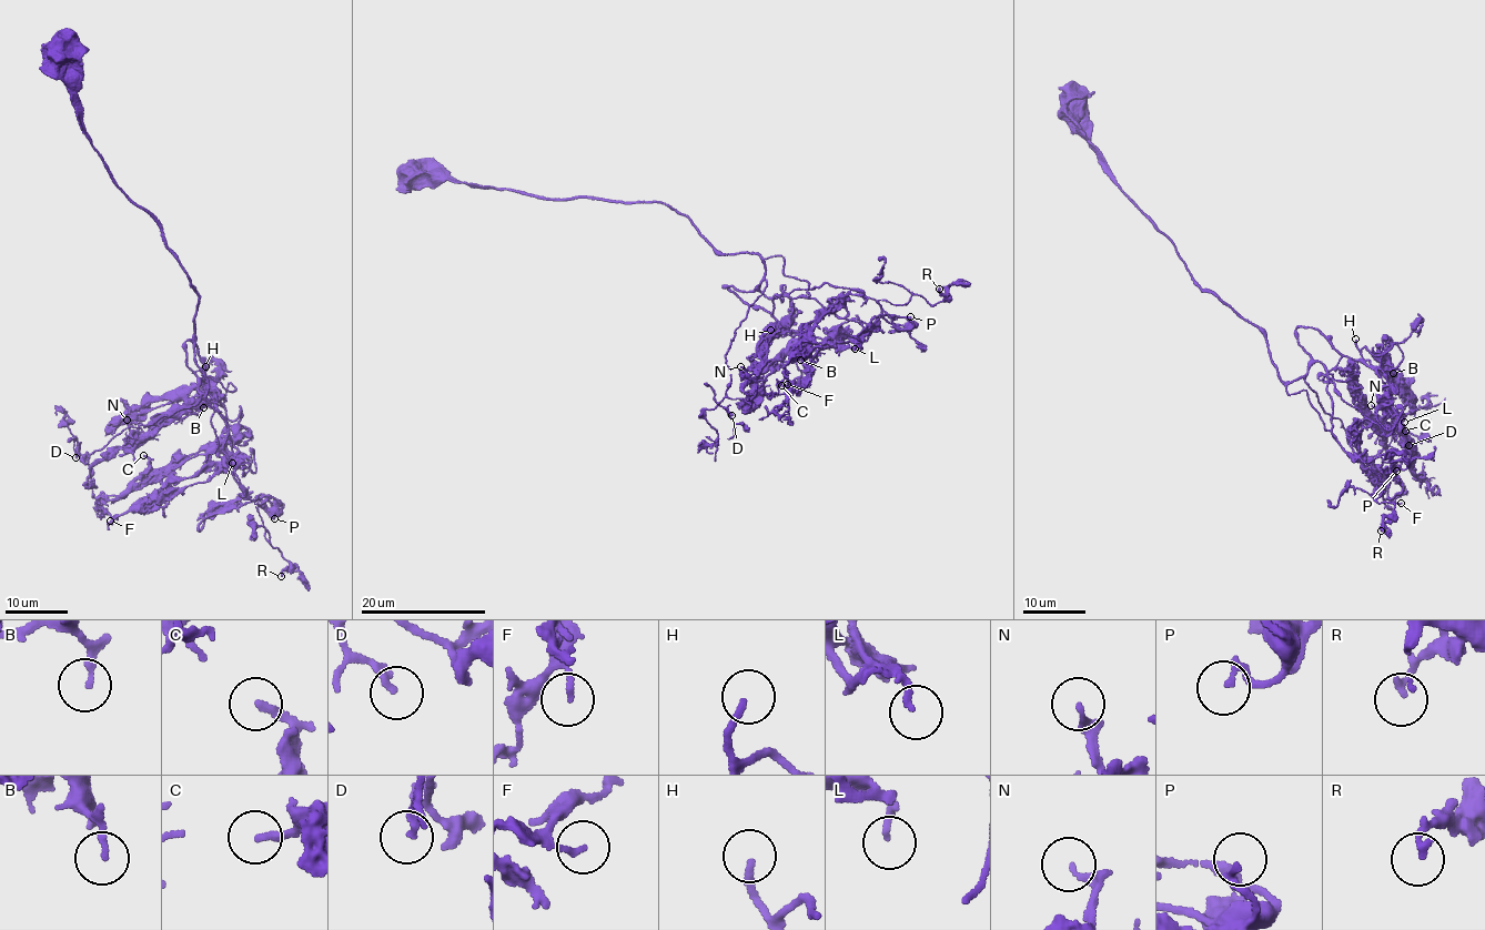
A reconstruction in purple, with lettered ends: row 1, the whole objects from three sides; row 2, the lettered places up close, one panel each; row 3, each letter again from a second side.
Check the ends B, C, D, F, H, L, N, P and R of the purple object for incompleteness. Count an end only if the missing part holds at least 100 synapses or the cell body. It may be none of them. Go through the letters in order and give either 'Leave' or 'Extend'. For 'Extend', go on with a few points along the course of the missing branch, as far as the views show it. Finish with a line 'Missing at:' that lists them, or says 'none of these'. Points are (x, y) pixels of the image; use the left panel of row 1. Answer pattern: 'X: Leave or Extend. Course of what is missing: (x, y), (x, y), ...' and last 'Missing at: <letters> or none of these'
B: Leave
C: Leave
D: Leave
F: Leave
H: Extend. Course of what is missing: (205, 366), (200, 355), (183, 345), (185, 340), (155, 345), (63, 418), (50, 407), (46, 407), (47, 412)
L: Leave
N: Leave
P: Leave
R: Leave
Missing at: H

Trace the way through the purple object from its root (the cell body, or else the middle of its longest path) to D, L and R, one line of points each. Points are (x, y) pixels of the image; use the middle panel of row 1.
D: (416, 175), (656, 200), (723, 253), (757, 253), (760, 292), (791, 315), (750, 400), (718, 403), (731, 415)
L: (416, 175), (437, 169), (545, 198), (660, 201), (723, 253), (763, 259), (758, 284), (781, 326), (855, 349)
R: (416, 175), (660, 201), (723, 253), (757, 253), (768, 297), (828, 283), (930, 304), (939, 289)

